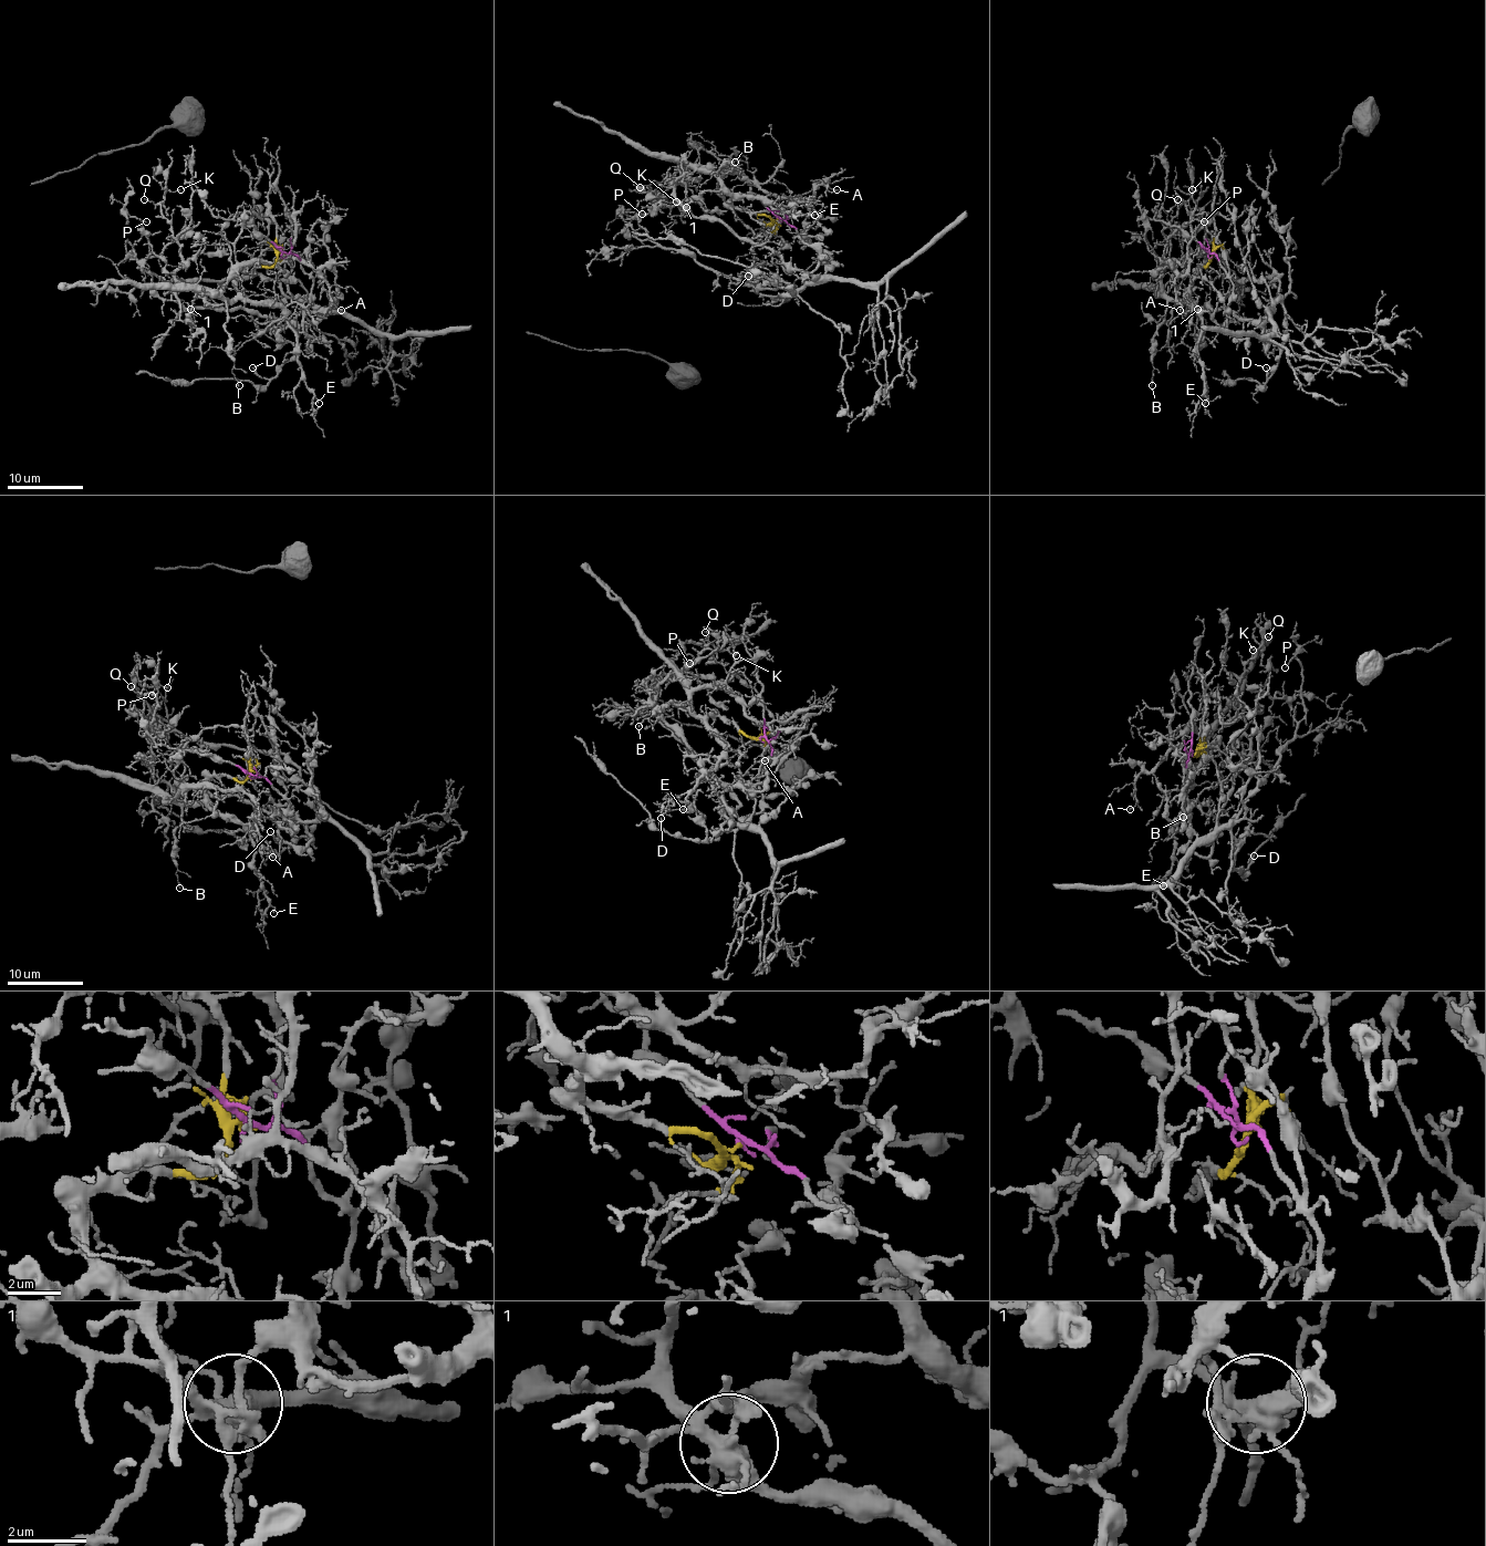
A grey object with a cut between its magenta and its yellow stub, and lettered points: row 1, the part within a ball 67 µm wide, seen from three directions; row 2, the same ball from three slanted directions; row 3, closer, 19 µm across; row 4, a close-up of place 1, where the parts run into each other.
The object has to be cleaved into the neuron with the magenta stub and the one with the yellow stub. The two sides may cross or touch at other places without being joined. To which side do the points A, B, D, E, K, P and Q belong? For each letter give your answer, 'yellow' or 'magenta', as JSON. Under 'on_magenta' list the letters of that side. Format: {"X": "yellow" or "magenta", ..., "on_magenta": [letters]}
{"A": "yellow", "B": "yellow", "D": "magenta", "E": "yellow", "K": "magenta", "P": "magenta", "Q": "magenta", "on_magenta": ["D", "K", "P", "Q"]}

